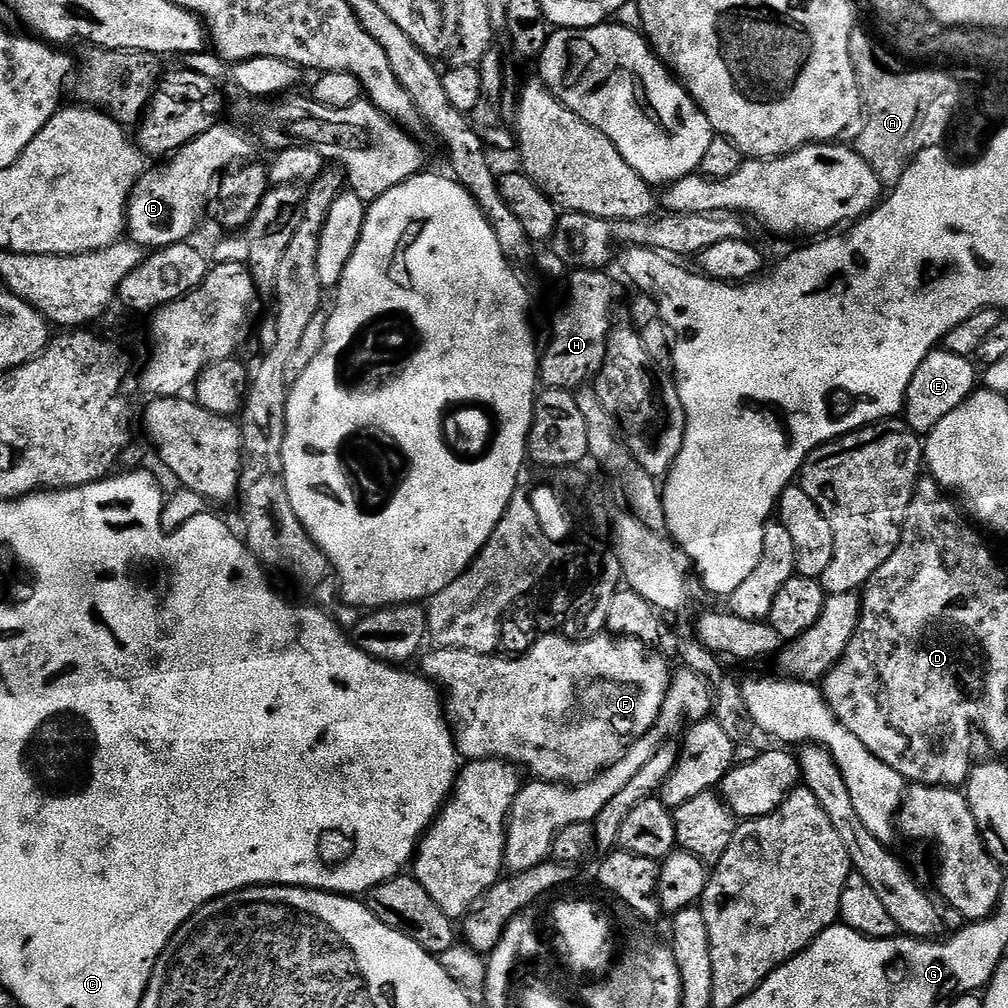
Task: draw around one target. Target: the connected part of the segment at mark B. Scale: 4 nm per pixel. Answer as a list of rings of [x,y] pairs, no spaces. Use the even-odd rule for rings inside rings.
[[[227,122],[218,123],[206,130],[206,134],[198,134],[194,142],[182,146],[179,152],[164,162],[169,164],[161,168],[149,167],[128,195],[126,228],[132,243],[145,250],[155,250],[188,242],[205,219],[204,207],[207,204],[209,207],[210,197],[222,174],[241,162],[253,159],[254,136],[251,131],[248,132],[231,128]]]

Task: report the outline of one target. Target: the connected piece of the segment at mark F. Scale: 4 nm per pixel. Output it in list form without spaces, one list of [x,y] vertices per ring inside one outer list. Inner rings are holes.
[[[563,634],[542,636],[535,641],[537,644],[525,656],[520,656],[517,660],[507,660],[506,657],[500,656],[501,654],[483,656],[477,652],[436,646],[431,649],[433,652],[425,651],[423,653],[422,659],[419,661],[419,664],[421,663],[419,671],[431,680],[442,693],[442,704],[446,709],[446,719],[452,729],[452,738],[456,741],[456,751],[465,761],[506,760],[509,764],[517,765],[521,769],[529,768],[535,779],[546,780],[550,784],[567,784],[569,786],[588,784],[598,773],[605,772],[628,747],[634,742],[638,742],[638,738],[646,735],[658,722],[662,702],[666,702],[666,694],[668,693],[670,679],[668,664],[656,653],[655,647],[643,644],[640,640],[613,638],[608,634],[601,634],[581,641],[569,640]]]

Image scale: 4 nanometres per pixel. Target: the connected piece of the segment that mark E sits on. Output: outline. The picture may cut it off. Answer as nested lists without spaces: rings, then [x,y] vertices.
[[[934,350],[922,362],[922,366],[914,370],[908,396],[904,399],[903,415],[917,434],[932,432],[934,426],[938,426],[938,422],[950,414],[950,410],[958,410],[958,406],[962,406],[962,402],[966,402],[977,391],[978,372],[976,376],[976,368],[972,363],[967,356],[959,356],[947,350]]]

